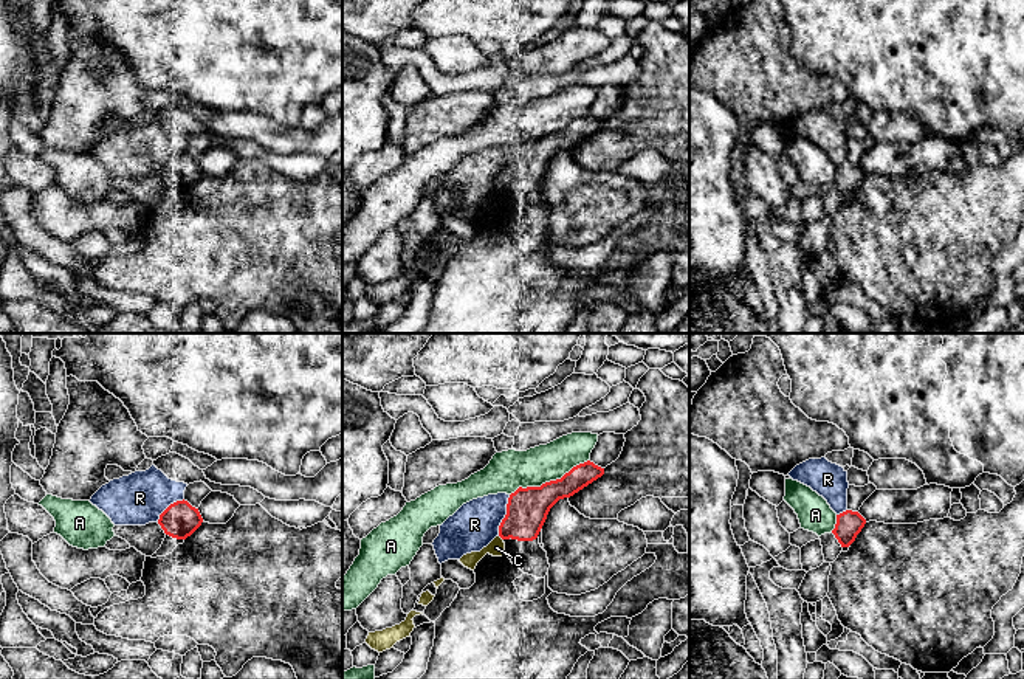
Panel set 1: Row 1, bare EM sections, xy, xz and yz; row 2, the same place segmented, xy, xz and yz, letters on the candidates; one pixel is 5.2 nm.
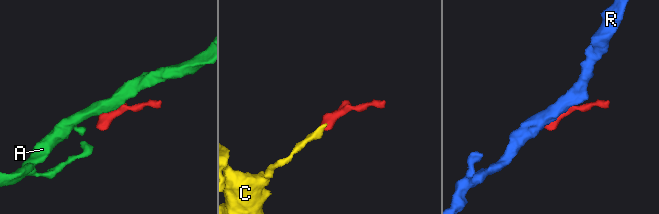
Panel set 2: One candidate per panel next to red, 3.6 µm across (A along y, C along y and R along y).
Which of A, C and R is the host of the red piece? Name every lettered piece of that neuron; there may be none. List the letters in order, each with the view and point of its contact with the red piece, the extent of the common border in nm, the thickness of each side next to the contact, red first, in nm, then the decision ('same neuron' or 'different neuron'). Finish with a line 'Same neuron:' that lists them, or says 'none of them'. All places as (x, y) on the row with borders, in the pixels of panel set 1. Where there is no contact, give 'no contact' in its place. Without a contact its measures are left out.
A: contact xz (550, 481); length 460 nm; calibres 220 and 200 nm; different neuron
C: contact xz (501, 537); length 40 nm; calibres 220 and 90 nm; different neuron
R: contact xz (505, 515); length 220 nm; calibres 220 and 240 nm; different neuron
Same neuron: none of them

